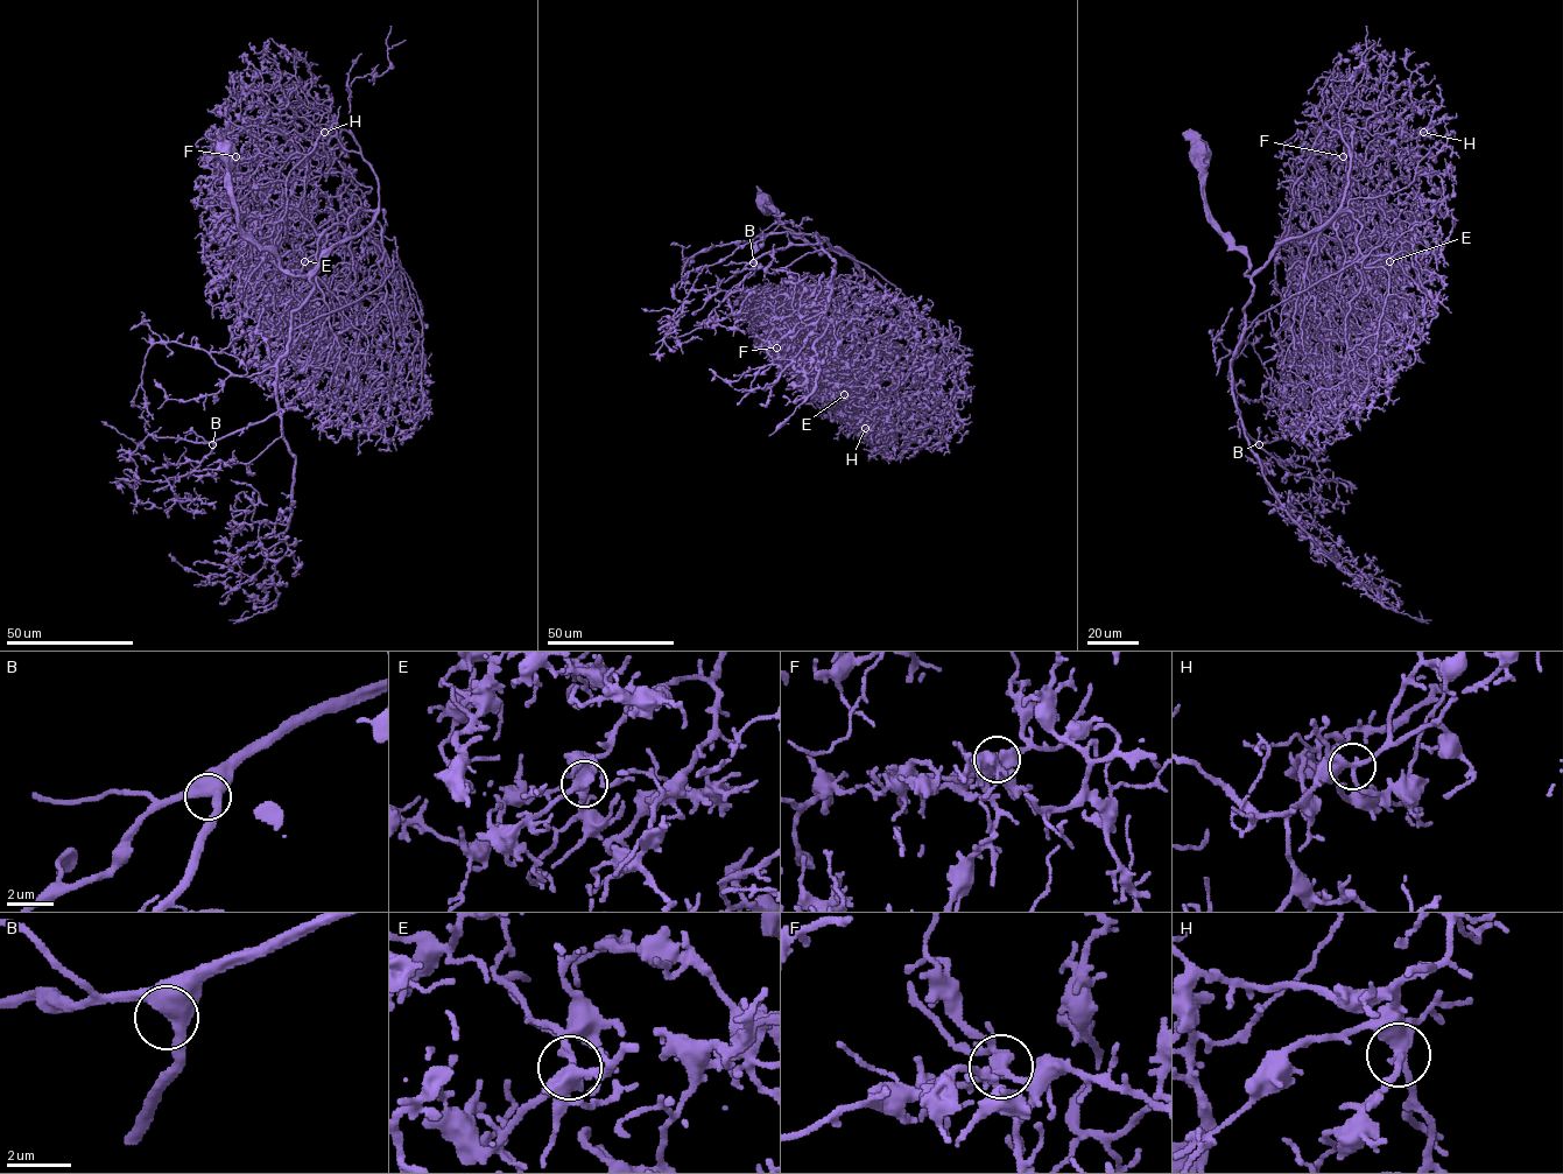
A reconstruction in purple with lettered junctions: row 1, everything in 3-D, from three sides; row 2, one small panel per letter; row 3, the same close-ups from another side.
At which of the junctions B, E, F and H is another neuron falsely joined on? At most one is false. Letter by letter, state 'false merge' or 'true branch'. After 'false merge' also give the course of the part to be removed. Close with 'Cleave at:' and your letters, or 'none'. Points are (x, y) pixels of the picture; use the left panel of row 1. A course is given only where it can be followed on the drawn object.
B: true branch
E: true branch
F: true branch
H: true branch
Cleave at: none

